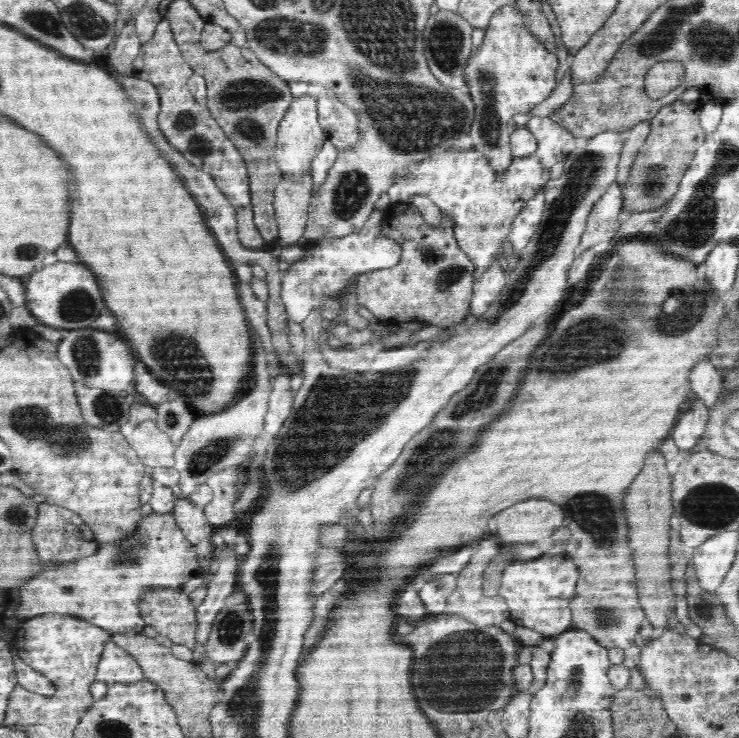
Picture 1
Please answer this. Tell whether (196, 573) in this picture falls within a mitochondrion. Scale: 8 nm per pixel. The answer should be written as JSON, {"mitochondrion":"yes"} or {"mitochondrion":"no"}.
{"mitochondrion":"no"}

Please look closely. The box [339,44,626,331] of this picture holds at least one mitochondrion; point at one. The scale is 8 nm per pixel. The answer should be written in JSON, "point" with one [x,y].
{"point":[487,127]}

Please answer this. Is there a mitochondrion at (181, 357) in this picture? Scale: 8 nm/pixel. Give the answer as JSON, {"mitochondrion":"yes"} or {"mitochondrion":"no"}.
{"mitochondrion":"yes"}

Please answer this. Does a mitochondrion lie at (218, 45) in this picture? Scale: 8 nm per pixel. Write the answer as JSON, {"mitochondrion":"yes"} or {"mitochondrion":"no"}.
{"mitochondrion":"no"}

